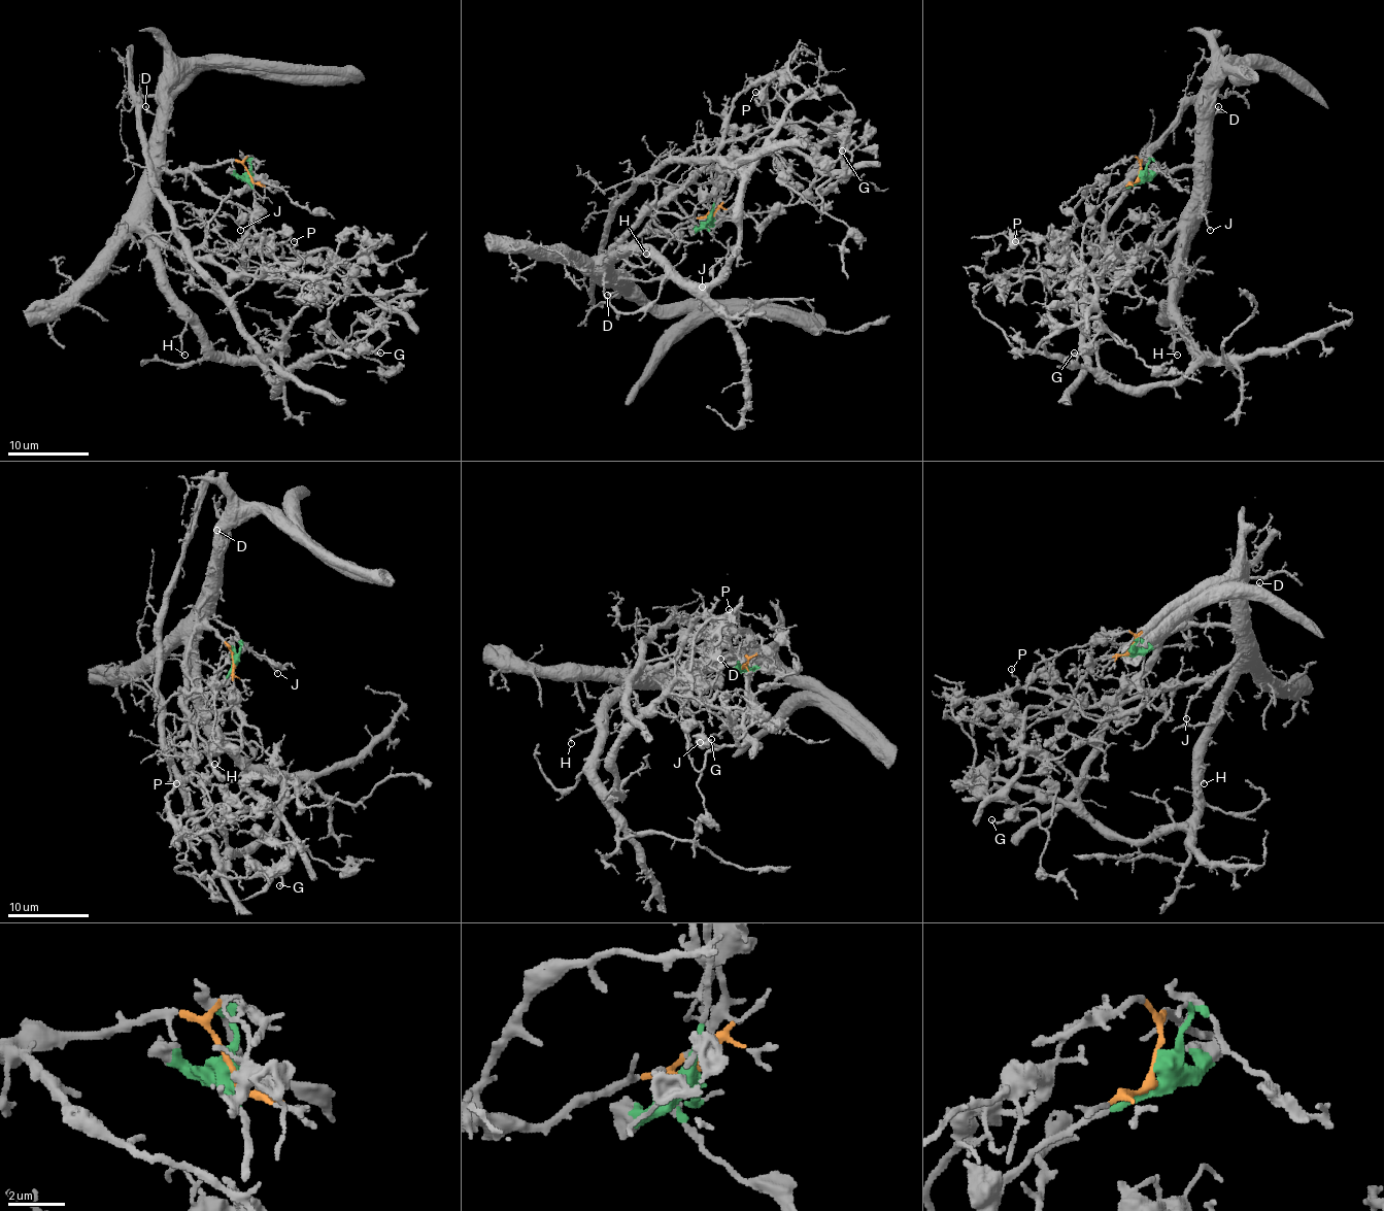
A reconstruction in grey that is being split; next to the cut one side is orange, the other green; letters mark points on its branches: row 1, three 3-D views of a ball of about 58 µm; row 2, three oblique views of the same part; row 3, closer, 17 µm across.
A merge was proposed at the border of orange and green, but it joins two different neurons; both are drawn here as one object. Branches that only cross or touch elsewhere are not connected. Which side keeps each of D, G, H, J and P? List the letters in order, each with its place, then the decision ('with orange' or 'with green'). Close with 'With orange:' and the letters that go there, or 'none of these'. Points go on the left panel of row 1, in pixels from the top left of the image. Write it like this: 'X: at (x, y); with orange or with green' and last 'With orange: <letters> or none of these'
D: at (145, 106); with orange
G: at (380, 352); with green
H: at (184, 355); with orange
J: at (240, 230); with orange
P: at (294, 241); with green
With orange: D, H, J

